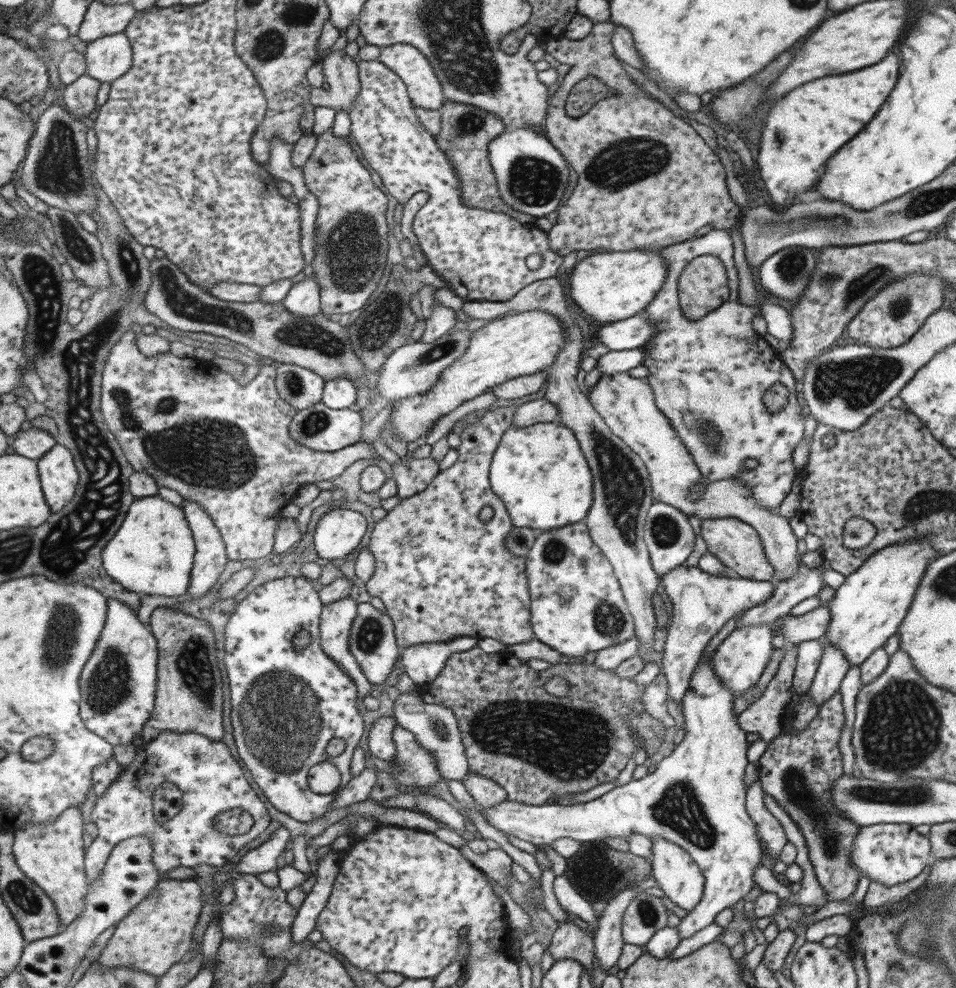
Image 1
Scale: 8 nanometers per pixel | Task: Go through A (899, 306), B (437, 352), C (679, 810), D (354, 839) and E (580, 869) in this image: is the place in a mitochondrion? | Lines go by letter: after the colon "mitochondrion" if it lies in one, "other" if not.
A: mitochondrion
B: mitochondrion
C: mitochondrion
D: other
E: mitochondrion

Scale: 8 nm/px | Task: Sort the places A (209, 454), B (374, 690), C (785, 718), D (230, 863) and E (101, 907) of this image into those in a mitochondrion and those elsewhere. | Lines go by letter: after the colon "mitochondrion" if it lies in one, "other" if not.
A: mitochondrion
B: other
C: other
D: other
E: other

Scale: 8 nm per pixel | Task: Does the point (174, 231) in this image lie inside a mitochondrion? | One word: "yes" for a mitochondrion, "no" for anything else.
no

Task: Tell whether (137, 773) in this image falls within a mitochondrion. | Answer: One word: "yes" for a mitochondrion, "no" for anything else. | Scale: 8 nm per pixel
no

